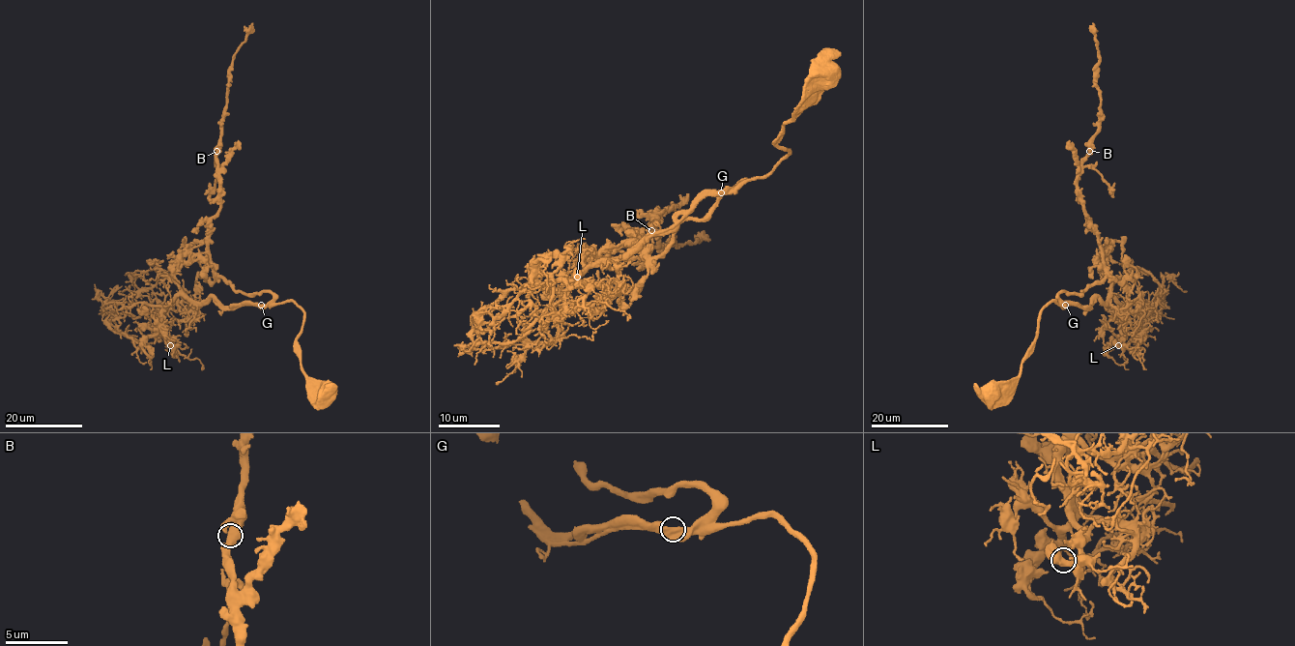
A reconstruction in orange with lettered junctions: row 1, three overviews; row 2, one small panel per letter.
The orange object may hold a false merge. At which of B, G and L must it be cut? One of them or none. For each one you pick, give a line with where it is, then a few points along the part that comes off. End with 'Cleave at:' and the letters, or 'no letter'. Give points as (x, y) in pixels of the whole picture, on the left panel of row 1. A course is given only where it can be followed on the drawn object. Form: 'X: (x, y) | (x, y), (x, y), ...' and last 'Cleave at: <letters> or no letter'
Cleave at: no letter

